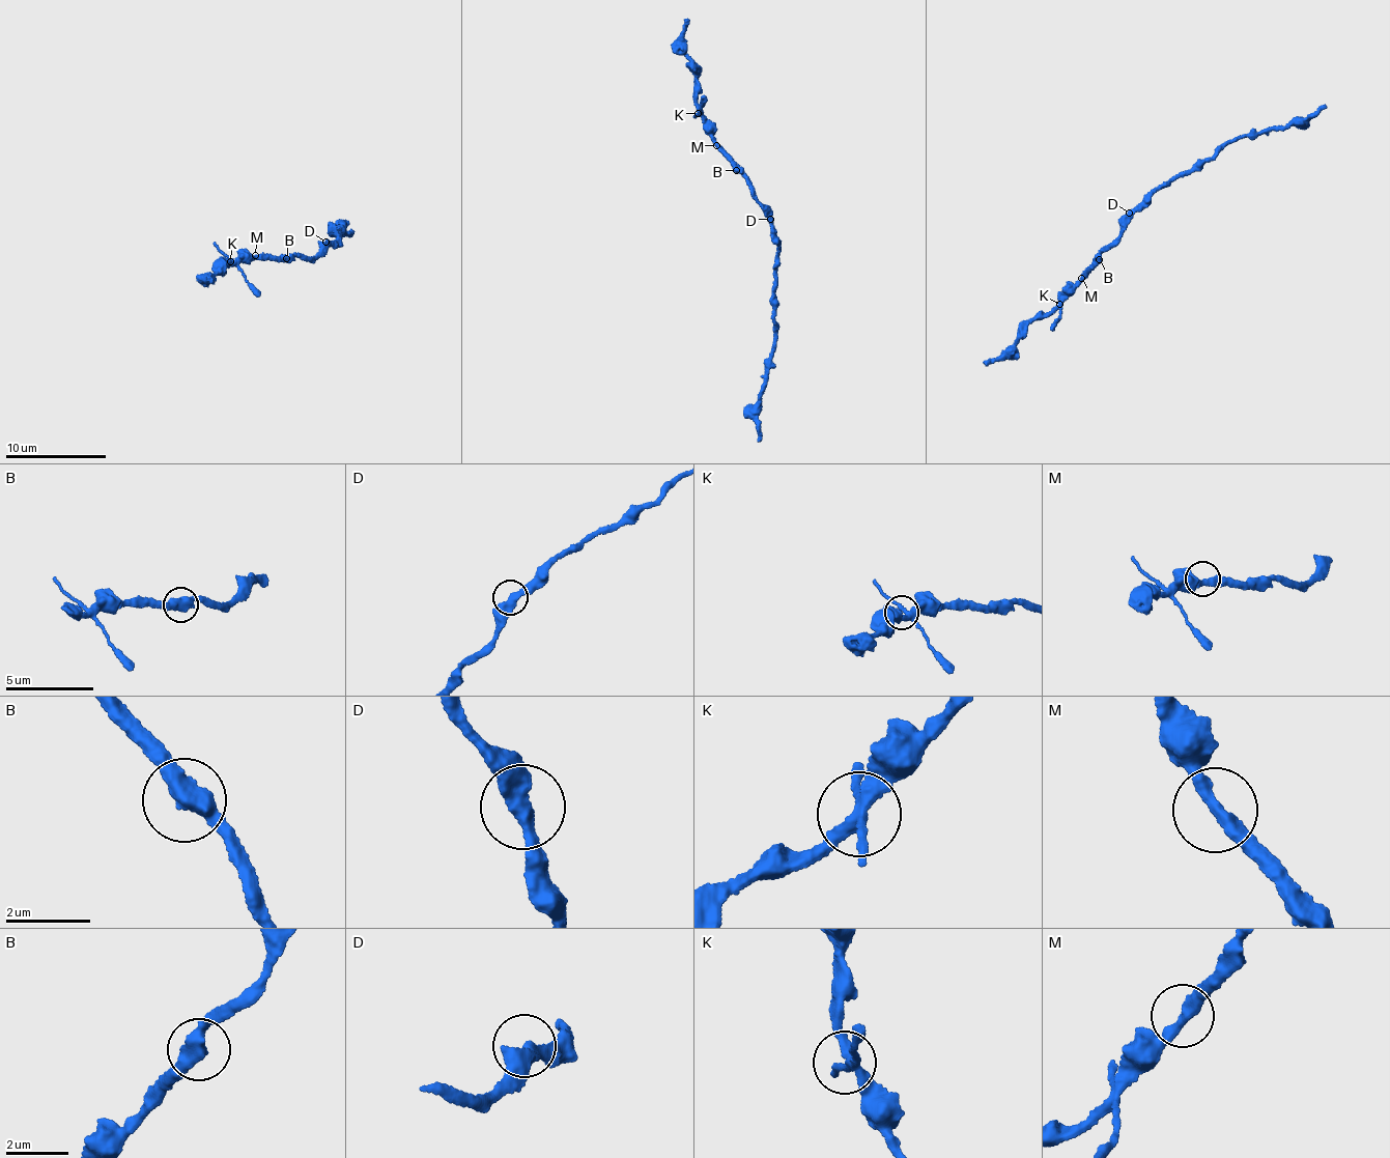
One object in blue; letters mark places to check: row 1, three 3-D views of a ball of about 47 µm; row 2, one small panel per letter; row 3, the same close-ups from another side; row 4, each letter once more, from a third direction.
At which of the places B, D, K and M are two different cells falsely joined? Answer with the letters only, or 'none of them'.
none of them

